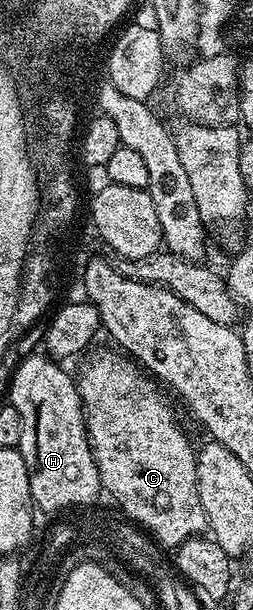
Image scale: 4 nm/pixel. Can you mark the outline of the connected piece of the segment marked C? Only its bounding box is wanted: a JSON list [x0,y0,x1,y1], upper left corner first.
[76,351,207,550]

